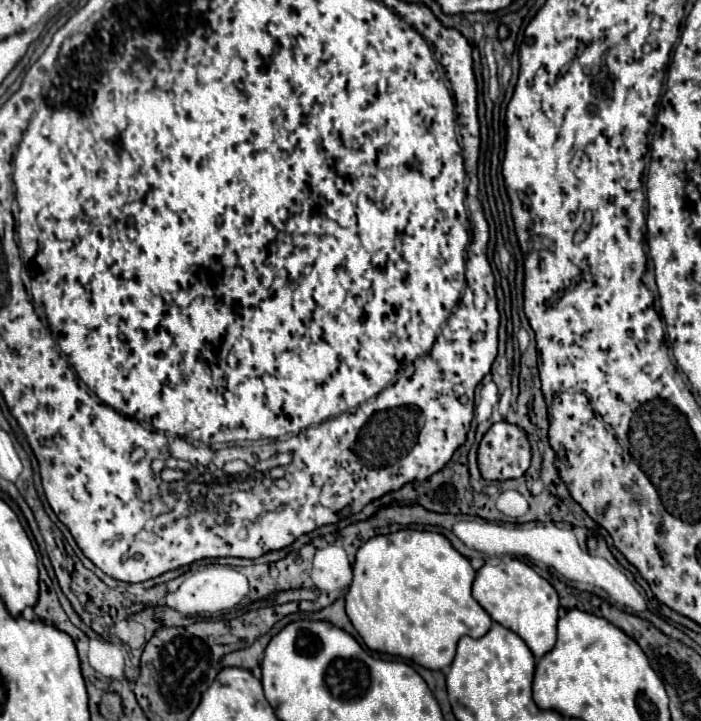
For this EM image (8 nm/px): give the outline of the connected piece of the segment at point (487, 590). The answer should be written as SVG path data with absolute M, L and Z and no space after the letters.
M510 561L500 565L486 563L474 581L474 599L492 617L492 621L512 629L536 657L548 653L556 643L556 623L558 623L558 593L554 587L542 579L534 569L522 561Z

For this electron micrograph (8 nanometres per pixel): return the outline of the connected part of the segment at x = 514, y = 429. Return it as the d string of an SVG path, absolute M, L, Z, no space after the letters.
M494 423L480 441L478 469L488 481L516 479L530 467L530 443L518 425Z

